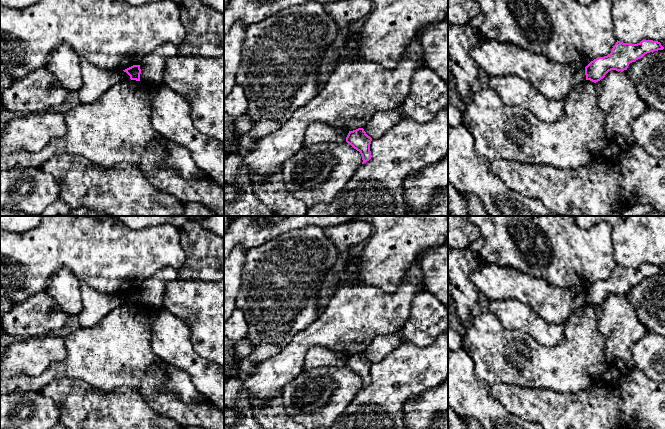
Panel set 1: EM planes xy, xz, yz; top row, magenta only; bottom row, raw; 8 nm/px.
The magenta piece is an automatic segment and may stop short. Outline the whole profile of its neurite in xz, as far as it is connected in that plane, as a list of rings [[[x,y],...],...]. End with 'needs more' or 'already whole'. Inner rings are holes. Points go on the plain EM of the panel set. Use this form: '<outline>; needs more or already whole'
[[[363,352],[349,355],[346,361],[346,366],[360,376],[363,384],[362,388],[369,385],[372,381],[370,375],[371,365],[372,362],[366,358]]]; already whole

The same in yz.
[[[617,264],[610,278],[594,283],[585,291],[586,304],[596,307],[609,295],[627,294],[630,287],[642,282],[645,278],[663,273],[660,266],[653,264],[642,264],[637,268]]]; already whole

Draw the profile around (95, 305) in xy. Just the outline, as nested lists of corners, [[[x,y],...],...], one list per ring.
[[[85,283],[80,284],[83,309],[78,315],[81,327],[91,328],[95,326],[111,310],[123,303],[123,294],[101,294]]]

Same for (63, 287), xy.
[[[62,269],[48,280],[45,292],[60,309],[70,315],[79,315],[83,309],[81,281],[68,269]]]

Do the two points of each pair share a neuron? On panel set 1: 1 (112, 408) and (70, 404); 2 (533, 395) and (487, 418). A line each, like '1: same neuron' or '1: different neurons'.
1: same neuron
2: different neurons

